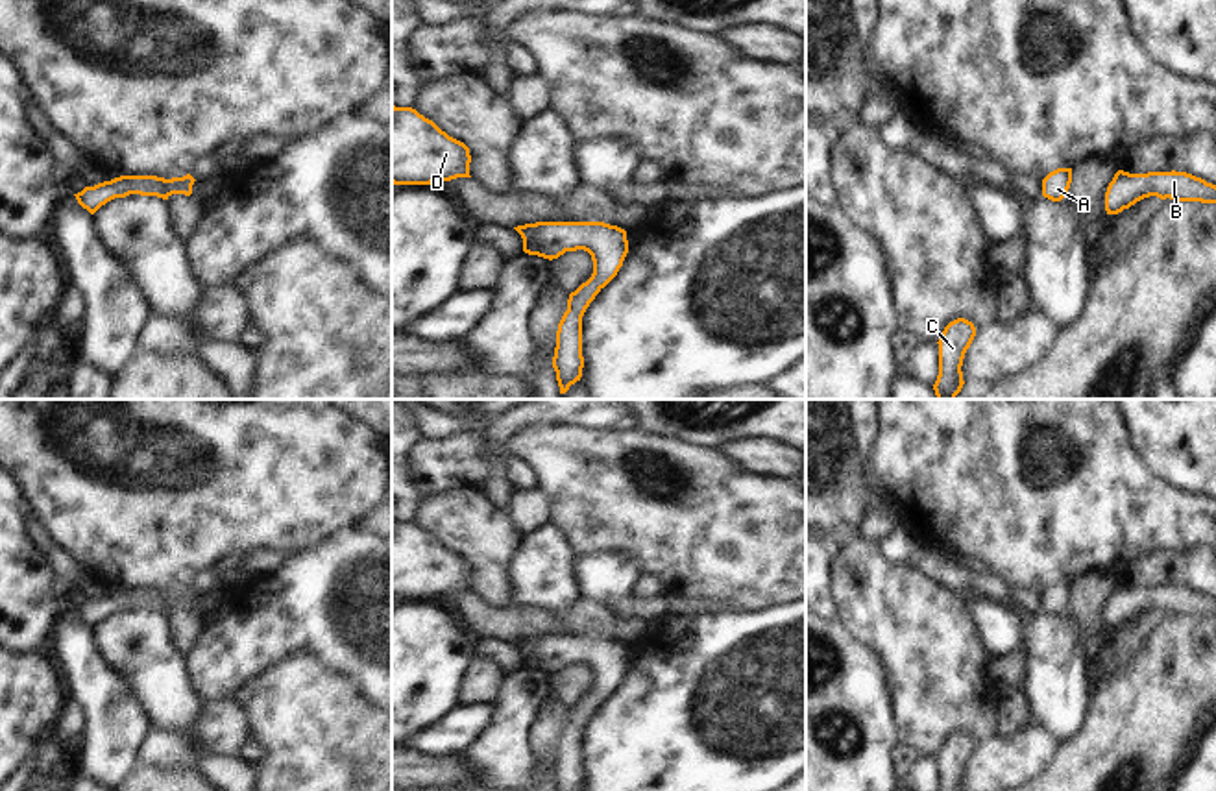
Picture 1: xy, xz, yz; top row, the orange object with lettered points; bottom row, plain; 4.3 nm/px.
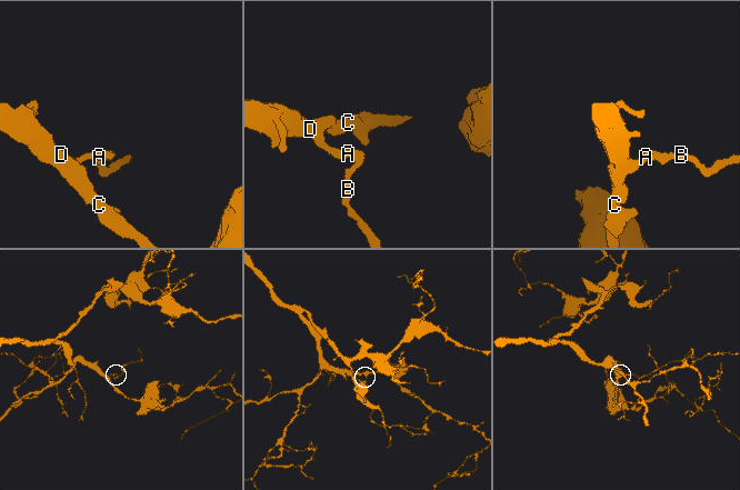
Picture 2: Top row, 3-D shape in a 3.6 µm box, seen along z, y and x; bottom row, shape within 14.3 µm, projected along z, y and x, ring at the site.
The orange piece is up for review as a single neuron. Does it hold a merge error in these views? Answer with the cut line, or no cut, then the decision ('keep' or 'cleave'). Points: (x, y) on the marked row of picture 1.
no cut | keep

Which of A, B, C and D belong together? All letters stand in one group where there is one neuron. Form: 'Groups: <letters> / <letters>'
Groups: A B C D

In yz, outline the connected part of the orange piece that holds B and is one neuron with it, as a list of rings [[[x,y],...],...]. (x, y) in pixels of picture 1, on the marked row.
[[[1118,170],[1105,192],[1105,211],[1107,214],[1118,214],[1149,196],[1175,201],[1216,203],[1216,185],[1175,170],[1148,174]]]

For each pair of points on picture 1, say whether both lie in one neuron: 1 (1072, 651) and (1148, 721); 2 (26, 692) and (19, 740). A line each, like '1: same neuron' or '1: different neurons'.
1: different neurons
2: same neuron

